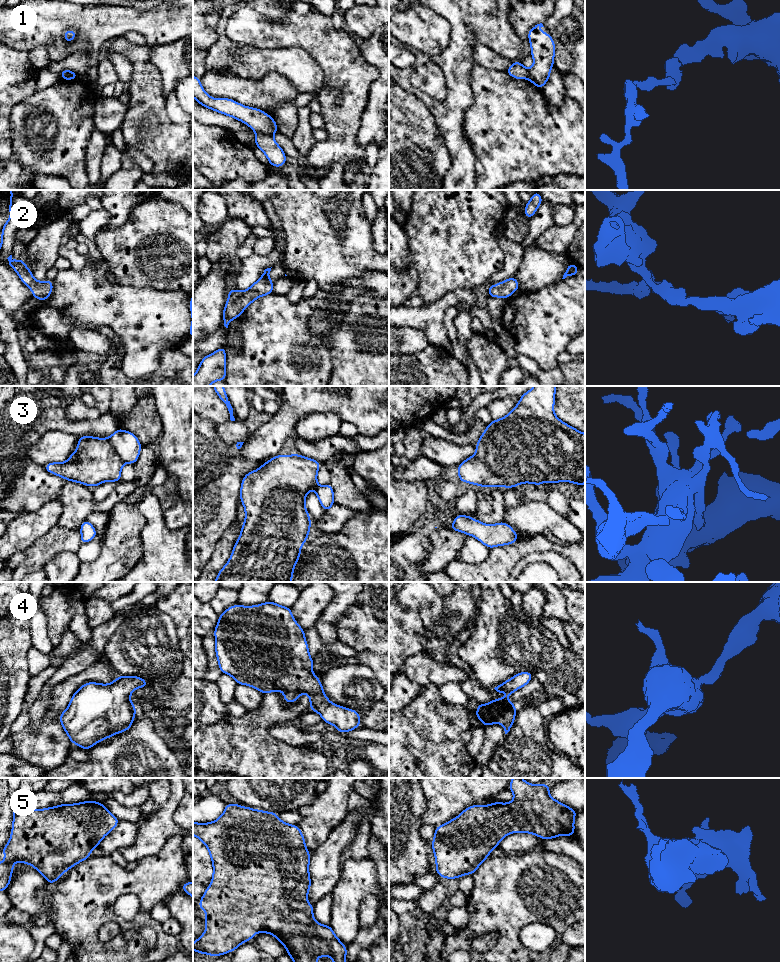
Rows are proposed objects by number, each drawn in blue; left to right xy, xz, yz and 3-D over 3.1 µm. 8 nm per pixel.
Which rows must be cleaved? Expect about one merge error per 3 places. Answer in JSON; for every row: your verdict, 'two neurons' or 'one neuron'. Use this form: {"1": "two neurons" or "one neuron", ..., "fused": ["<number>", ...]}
{"1": "two neurons", "2": "one neuron", "3": "one neuron", "4": "one neuron", "5": "one neuron", "fused": ["1"]}

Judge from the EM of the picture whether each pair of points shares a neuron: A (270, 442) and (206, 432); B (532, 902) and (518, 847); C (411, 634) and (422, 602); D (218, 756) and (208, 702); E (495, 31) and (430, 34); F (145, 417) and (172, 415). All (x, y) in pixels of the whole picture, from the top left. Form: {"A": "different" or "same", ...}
{"A": "different", "B": "different", "C": "same", "D": "different", "E": "different", "F": "different"}

